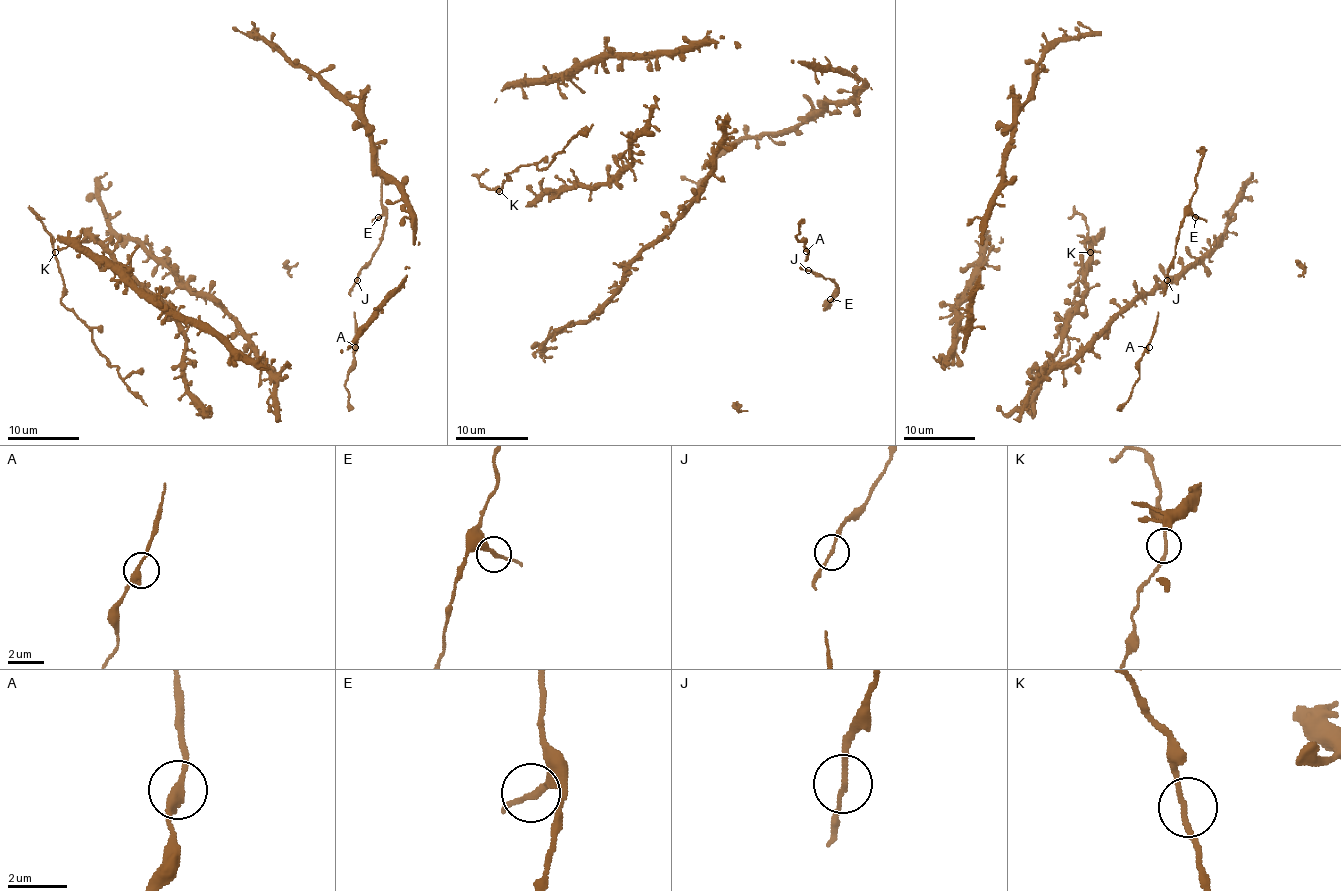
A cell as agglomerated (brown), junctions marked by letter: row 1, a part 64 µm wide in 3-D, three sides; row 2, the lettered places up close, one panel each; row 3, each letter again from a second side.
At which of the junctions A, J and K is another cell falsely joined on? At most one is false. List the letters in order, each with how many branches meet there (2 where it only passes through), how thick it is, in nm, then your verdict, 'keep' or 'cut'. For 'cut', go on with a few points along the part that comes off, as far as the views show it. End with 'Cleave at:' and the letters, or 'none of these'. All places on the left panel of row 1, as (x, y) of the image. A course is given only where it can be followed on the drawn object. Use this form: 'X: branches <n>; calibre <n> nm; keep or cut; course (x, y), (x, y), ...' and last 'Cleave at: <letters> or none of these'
A: branches 2; calibre 300 nm; keep
J: branches 2; calibre 150 nm; keep
K: branches 2; calibre 170 nm; keep
Cleave at: none of these

